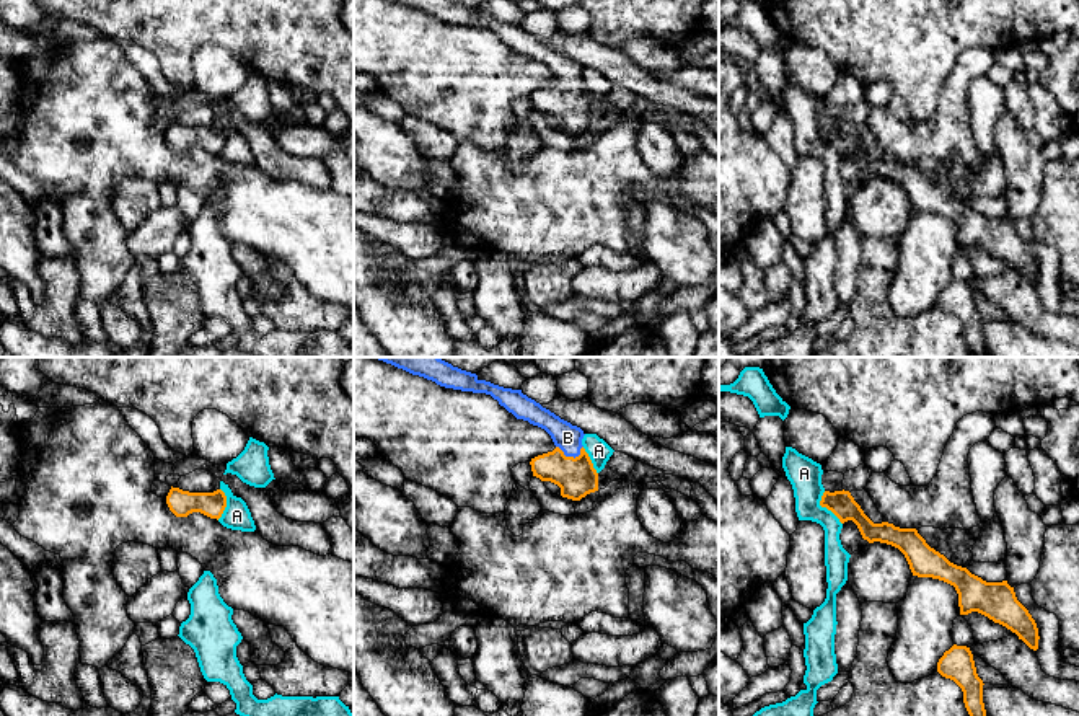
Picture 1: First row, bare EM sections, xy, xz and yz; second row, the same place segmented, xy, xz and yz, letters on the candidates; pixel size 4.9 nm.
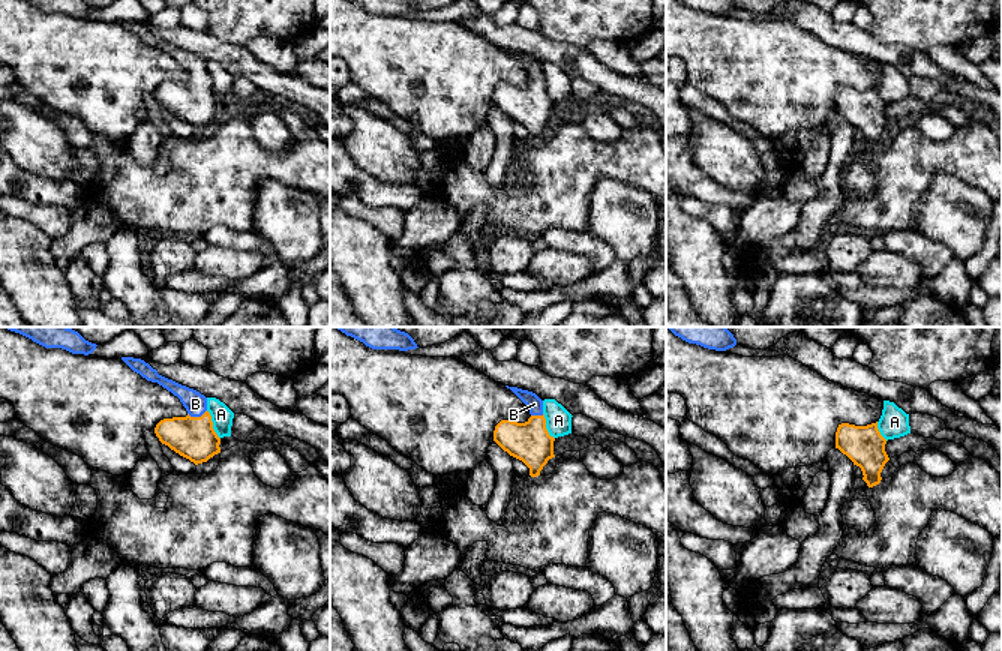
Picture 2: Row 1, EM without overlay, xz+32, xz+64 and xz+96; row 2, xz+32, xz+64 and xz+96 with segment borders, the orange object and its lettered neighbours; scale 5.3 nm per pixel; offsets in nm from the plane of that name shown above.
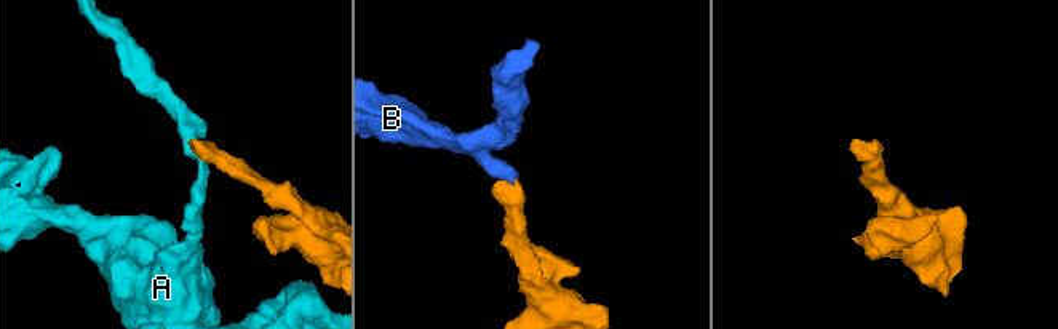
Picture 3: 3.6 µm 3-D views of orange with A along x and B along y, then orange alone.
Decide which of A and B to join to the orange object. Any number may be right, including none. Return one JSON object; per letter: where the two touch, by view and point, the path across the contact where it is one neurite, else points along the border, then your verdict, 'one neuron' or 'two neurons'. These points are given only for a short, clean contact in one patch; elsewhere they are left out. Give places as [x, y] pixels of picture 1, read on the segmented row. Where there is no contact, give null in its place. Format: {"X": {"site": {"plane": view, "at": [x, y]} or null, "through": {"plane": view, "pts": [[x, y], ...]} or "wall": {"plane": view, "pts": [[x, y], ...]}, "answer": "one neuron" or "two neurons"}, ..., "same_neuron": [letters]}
{"A": {"site": {"plane": "yz", "at": [825, 506]}, "wall": {"plane": "yz", "pts": [[823, 491], [820, 504], [841, 524]]}, "answer": "two neurons"}, "B": {"site": {"plane": "xz", "at": [571, 457]}, "through": {"plane": "xz", "pts": [[576, 477], [571, 468], [571, 457], [568, 437]]}, "answer": "one neuron"}, "same_neuron": ["B"]}

